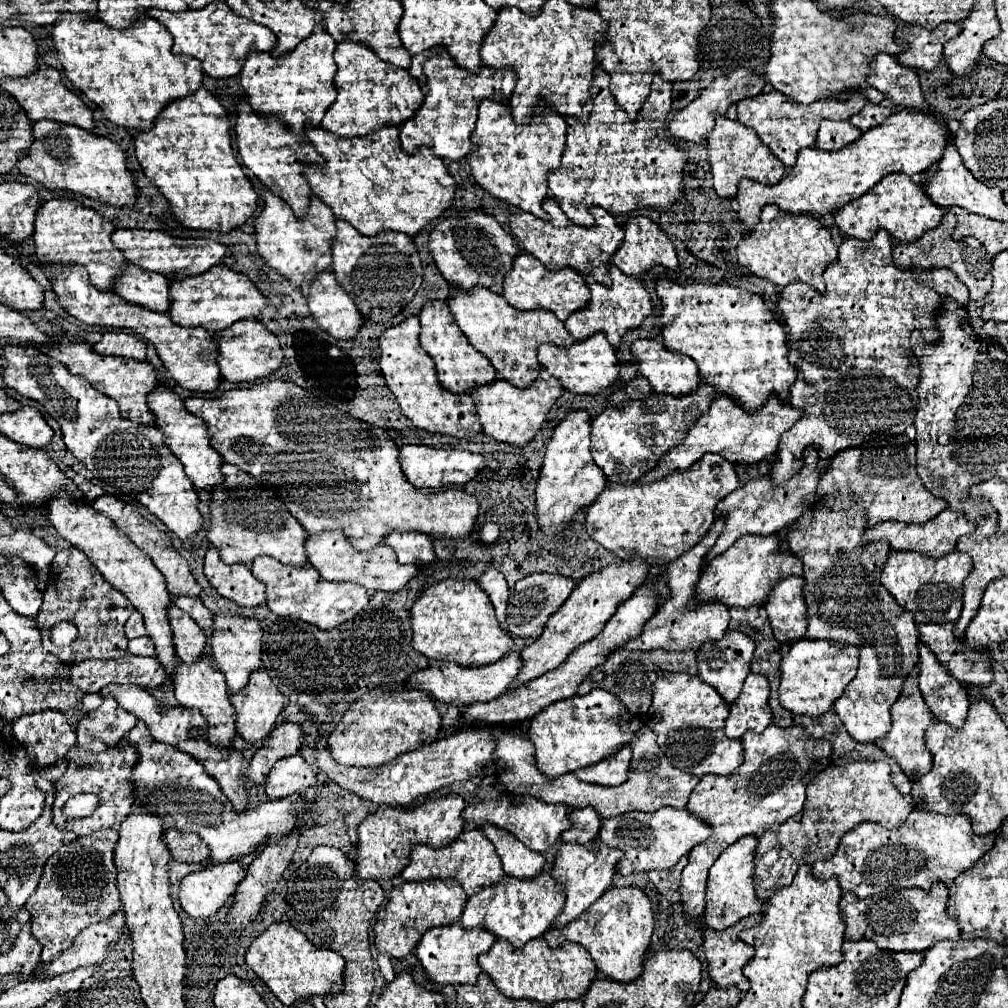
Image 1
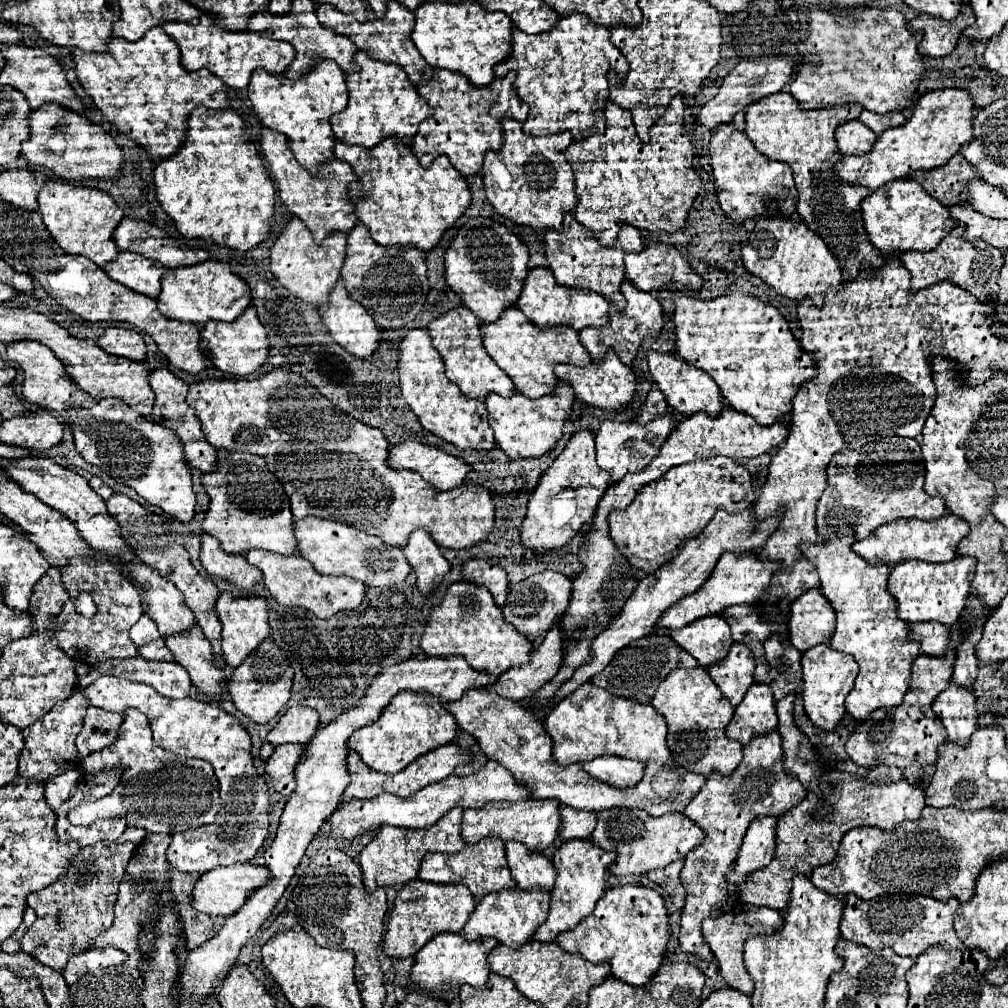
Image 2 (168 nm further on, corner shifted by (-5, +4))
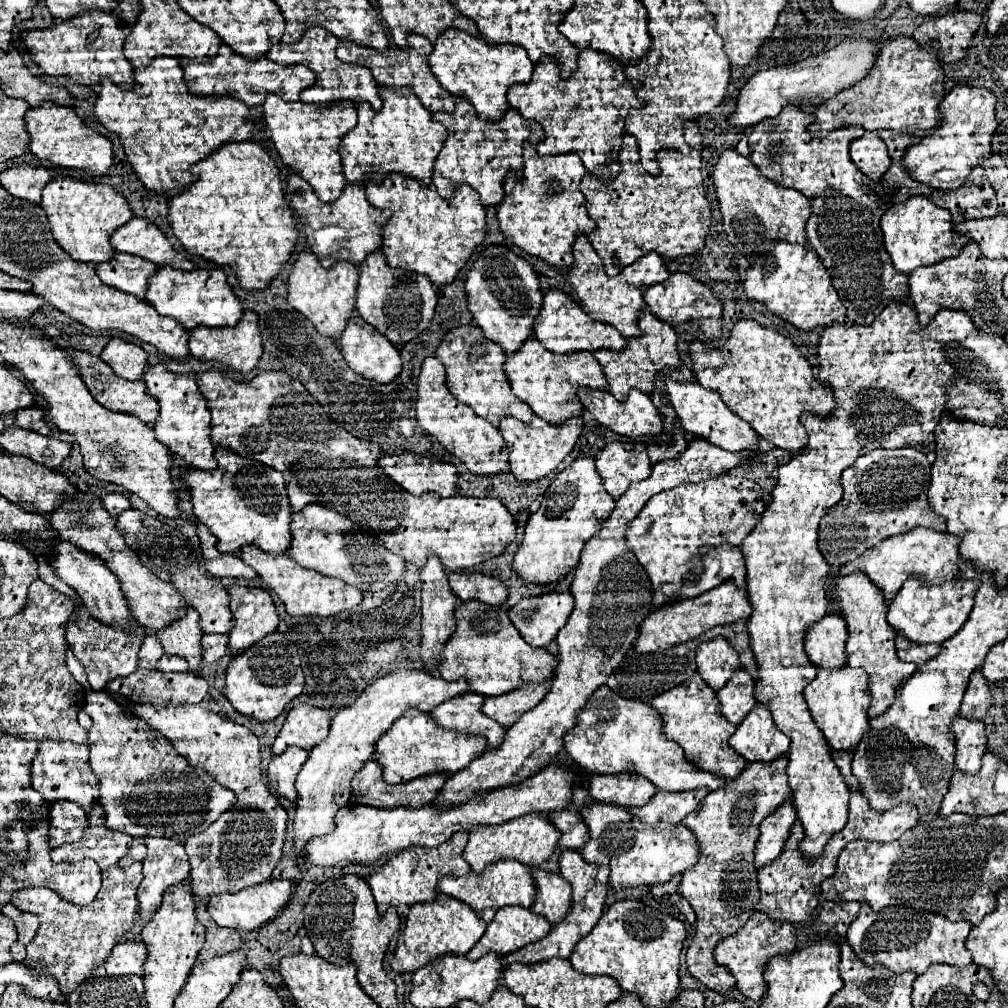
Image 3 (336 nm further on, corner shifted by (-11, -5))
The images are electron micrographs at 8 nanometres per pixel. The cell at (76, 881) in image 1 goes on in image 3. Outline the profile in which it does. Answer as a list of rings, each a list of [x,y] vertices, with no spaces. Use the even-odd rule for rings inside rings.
[[[134,862],[128,868],[118,864],[102,872],[102,888],[96,900],[88,906],[74,906],[72,902],[56,896],[48,888],[24,888],[12,896],[12,906],[24,912],[32,912],[40,918],[40,928],[34,940],[26,946],[26,966],[52,974],[62,994],[74,992],[82,980],[86,980],[94,966],[104,962],[118,942],[124,942],[128,926],[136,920],[136,888],[142,878],[142,862]]]

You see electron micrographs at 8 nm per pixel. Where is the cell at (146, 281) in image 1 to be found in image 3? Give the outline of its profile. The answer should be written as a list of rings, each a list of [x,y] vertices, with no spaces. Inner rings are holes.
[[[116,252],[112,262],[104,262],[96,266],[100,280],[120,292],[128,292],[136,298],[144,298],[148,290],[148,278],[158,270],[156,264]]]

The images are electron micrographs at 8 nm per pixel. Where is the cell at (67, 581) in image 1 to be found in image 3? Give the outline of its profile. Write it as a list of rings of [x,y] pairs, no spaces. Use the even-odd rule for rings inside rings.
[[[76,604],[76,620],[72,620],[66,628],[66,640],[74,652],[74,656],[84,664],[88,682],[92,690],[102,690],[106,682],[110,682],[116,676],[128,676],[138,668],[138,650],[142,646],[144,634],[138,632],[126,632],[120,628],[112,628],[100,620],[96,620],[86,606]]]

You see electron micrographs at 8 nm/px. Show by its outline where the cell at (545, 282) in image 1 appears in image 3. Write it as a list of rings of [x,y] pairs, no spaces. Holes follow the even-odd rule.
[[[548,290],[544,292],[542,308],[540,314],[534,320],[534,334],[552,352],[568,354],[568,352],[578,352],[578,350],[598,350],[598,348],[608,348],[608,350],[622,350],[626,346],[626,338],[620,336],[620,332],[604,322],[592,320],[576,302],[570,300],[568,294],[562,290]]]

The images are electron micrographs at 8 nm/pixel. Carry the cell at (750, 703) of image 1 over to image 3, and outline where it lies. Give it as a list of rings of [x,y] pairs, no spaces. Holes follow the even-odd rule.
[[[756,704],[730,736],[730,746],[748,762],[770,762],[788,752],[790,738],[778,730],[770,708],[766,704]]]

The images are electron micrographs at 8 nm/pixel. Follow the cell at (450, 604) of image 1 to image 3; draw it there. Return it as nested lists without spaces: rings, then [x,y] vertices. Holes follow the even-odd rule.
[[[478,600],[462,602],[456,612],[456,632],[448,638],[442,660],[438,662],[436,672],[452,680],[468,680],[470,690],[484,696],[498,696],[514,690],[522,682],[546,682],[558,664],[558,660],[546,648],[532,648],[524,642],[520,632],[510,622],[504,608],[492,608]]]

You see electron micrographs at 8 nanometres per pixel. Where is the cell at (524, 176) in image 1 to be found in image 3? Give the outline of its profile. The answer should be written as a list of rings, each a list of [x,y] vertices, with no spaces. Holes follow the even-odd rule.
[[[524,142],[524,168],[520,178],[508,174],[504,182],[504,198],[498,204],[498,224],[512,244],[520,246],[526,254],[534,254],[552,266],[572,266],[572,244],[578,234],[594,230],[592,218],[586,214],[584,196],[578,188],[580,178],[586,174],[578,154],[540,156],[536,148]]]

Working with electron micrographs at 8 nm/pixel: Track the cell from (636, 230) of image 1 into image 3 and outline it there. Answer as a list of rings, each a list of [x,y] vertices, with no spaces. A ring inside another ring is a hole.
[[[670,272],[666,282],[648,286],[648,290],[644,292],[644,302],[646,302],[648,310],[664,322],[668,320],[670,324],[680,324],[686,320],[696,320],[708,338],[720,336],[720,330],[722,330],[722,304],[720,304],[720,300],[710,292],[708,286],[704,286],[702,282],[698,282],[696,278],[692,278],[686,272]]]

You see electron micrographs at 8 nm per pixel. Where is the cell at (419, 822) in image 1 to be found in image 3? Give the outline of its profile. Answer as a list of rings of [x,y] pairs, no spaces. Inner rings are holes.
[[[460,830],[452,834],[452,838],[438,848],[424,848],[424,846],[412,846],[408,850],[402,850],[400,854],[388,858],[382,866],[378,866],[370,878],[368,886],[372,888],[372,894],[376,898],[378,912],[384,914],[388,906],[402,906],[402,904],[422,904],[422,902],[432,902],[436,898],[436,882],[444,874],[452,876],[464,876],[470,872],[470,864],[464,860],[462,850],[466,846],[468,832]]]

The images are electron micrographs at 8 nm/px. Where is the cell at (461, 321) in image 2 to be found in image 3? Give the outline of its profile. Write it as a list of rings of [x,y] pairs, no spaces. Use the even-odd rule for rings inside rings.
[[[458,326],[454,330],[450,330],[438,350],[436,350],[436,358],[446,366],[446,384],[450,388],[450,392],[464,404],[468,404],[478,416],[482,416],[484,420],[492,422],[494,426],[498,426],[502,416],[514,416],[518,420],[528,422],[532,418],[532,410],[512,394],[510,382],[504,378],[502,374],[502,364],[504,364],[504,350],[484,338],[480,326]]]

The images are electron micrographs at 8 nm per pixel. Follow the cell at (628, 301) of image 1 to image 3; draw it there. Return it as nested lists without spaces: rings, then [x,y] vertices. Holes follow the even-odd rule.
[[[642,310],[640,318],[638,318],[638,326],[642,330],[642,336],[628,338],[624,350],[614,352],[614,350],[600,348],[600,350],[594,352],[594,358],[600,362],[600,366],[602,366],[602,370],[606,374],[606,380],[610,384],[610,392],[614,394],[616,400],[624,400],[628,396],[630,388],[638,388],[638,390],[650,394],[656,372],[660,372],[664,366],[676,368],[680,364],[678,350],[676,350],[676,340],[678,338],[676,338],[674,328],[668,322],[656,318],[648,310]]]

